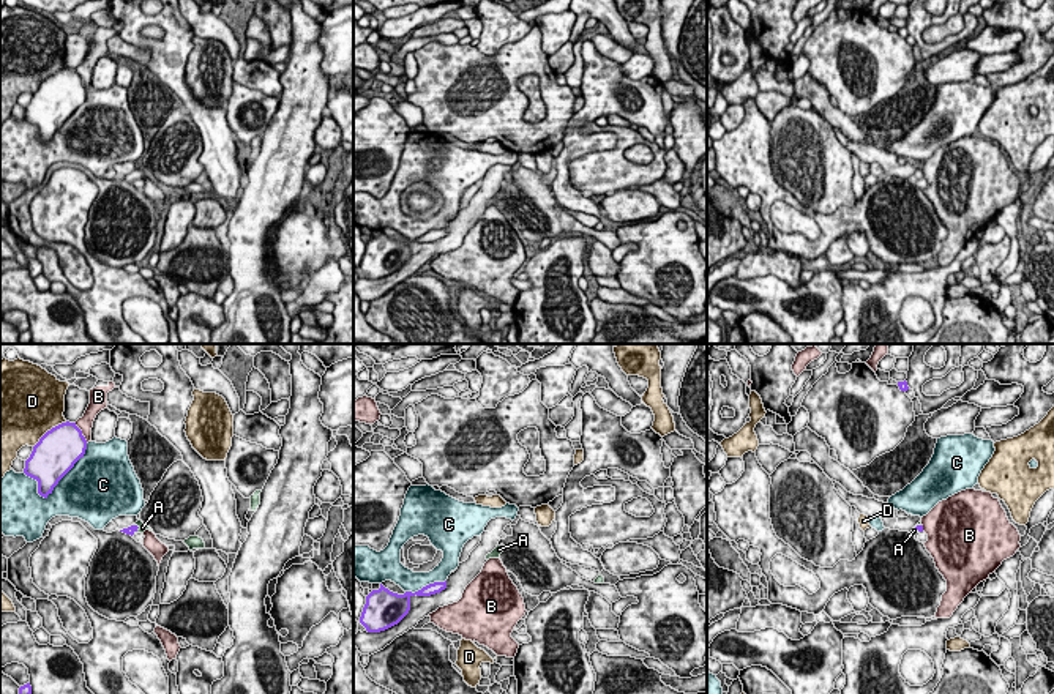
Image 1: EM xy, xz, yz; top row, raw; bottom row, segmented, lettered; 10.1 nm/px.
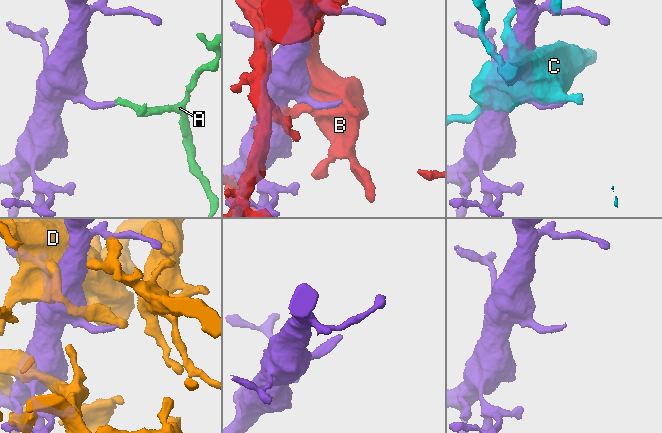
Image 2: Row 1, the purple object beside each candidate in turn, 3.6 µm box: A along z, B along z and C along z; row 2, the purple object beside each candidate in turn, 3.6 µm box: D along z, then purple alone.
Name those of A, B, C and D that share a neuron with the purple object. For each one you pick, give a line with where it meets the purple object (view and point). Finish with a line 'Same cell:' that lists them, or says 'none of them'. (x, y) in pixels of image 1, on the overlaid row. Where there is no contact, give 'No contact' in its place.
A: Touches purple at xy (136, 529)
Same cell: A

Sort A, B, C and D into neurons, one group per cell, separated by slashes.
A / B / C / D

